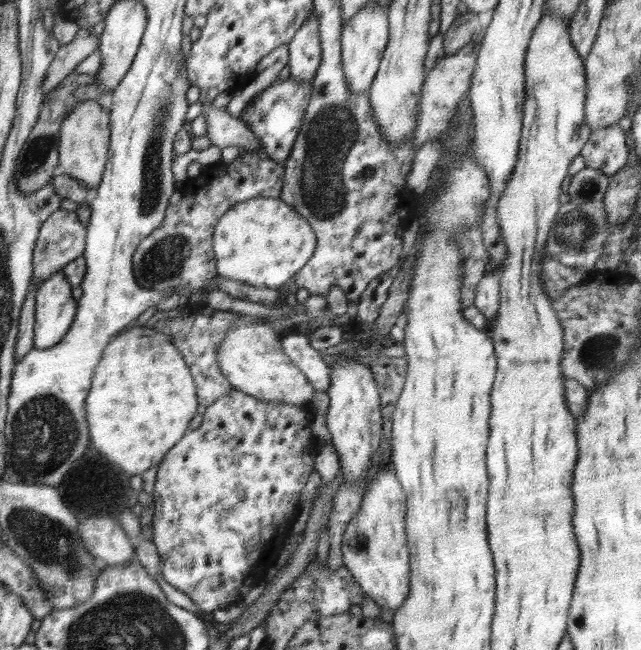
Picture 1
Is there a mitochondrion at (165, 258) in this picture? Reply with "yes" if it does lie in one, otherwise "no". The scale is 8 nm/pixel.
yes

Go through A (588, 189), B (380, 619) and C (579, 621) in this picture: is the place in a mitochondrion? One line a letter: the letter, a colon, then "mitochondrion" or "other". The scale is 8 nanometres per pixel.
A: mitochondrion
B: other
C: other

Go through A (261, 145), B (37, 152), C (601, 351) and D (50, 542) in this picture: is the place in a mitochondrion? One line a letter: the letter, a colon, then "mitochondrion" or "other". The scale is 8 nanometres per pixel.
A: other
B: mitochondrion
C: mitochondrion
D: mitochondrion

